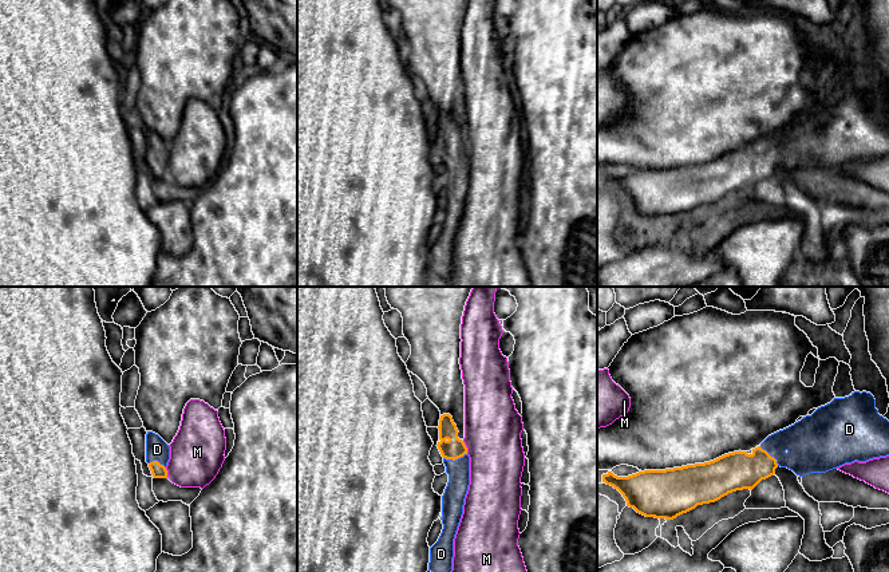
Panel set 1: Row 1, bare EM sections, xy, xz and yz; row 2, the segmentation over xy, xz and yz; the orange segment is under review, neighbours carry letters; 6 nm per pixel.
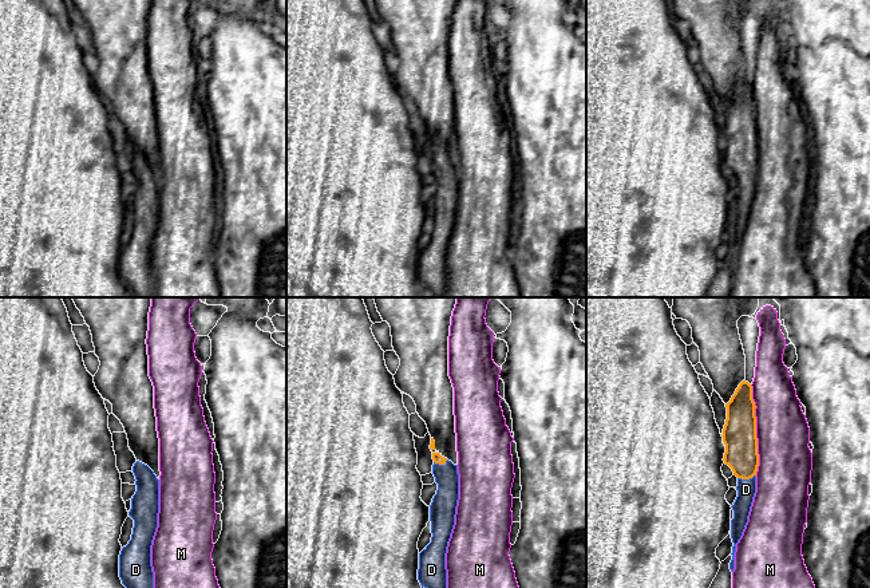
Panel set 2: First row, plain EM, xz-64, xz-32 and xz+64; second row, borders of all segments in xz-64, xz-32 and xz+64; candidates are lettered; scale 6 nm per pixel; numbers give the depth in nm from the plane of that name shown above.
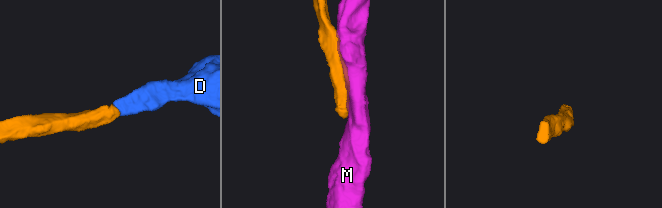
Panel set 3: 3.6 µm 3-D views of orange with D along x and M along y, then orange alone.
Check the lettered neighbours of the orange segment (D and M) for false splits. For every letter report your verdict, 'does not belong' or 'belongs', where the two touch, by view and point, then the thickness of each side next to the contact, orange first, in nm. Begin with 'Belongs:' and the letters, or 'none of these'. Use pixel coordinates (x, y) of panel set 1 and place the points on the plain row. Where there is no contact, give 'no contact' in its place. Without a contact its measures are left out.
Belongs: D
D: belongs | xz (454, 160) | 130/140 nm
M: does not belong | xz (466, 148) | 130/340 nm

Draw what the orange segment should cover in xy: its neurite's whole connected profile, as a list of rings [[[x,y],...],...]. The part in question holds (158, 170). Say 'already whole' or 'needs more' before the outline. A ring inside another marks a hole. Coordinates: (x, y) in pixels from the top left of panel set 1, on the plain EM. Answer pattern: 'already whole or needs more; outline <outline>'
needs more; outline [[[155,133],[146,134],[146,162],[154,178],[167,178],[170,146]]]

